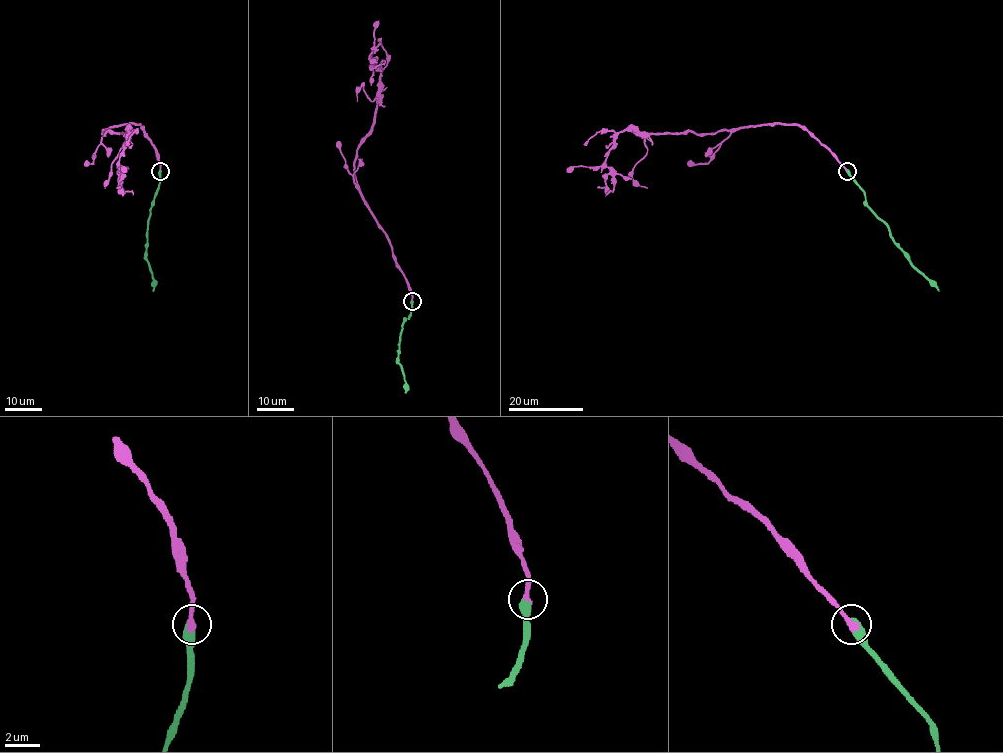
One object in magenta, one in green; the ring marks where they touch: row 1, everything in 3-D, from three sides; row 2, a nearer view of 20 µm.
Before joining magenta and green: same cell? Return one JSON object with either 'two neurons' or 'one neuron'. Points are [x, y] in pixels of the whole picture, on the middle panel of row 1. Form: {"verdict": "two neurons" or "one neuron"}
{"verdict": "one neuron"}

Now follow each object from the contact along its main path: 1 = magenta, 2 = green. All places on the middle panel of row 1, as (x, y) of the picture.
1: (412, 301), (355, 175), (356, 149), (377, 105), (381, 75), (371, 59), (372, 67), (384, 60)
2: (412, 301), (399, 341), (398, 362), (404, 376), (405, 392)

